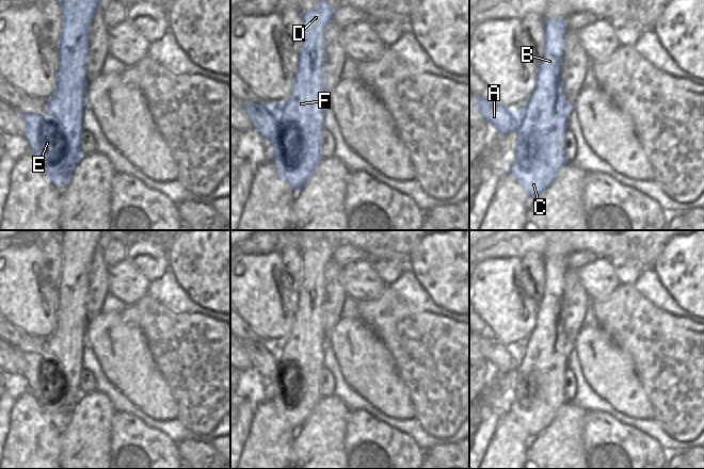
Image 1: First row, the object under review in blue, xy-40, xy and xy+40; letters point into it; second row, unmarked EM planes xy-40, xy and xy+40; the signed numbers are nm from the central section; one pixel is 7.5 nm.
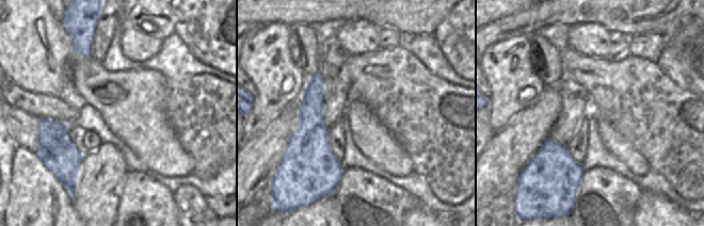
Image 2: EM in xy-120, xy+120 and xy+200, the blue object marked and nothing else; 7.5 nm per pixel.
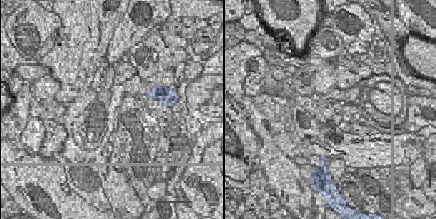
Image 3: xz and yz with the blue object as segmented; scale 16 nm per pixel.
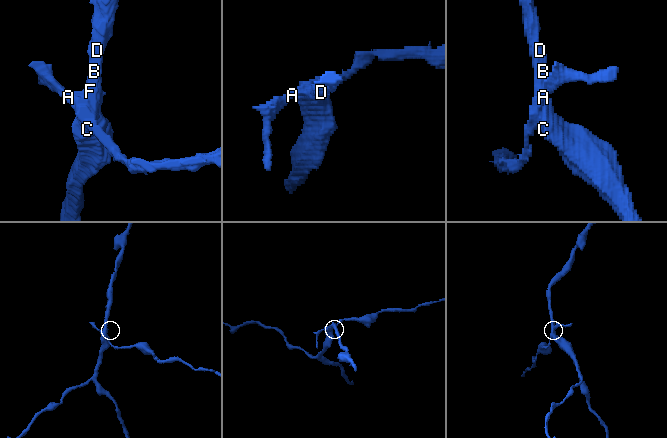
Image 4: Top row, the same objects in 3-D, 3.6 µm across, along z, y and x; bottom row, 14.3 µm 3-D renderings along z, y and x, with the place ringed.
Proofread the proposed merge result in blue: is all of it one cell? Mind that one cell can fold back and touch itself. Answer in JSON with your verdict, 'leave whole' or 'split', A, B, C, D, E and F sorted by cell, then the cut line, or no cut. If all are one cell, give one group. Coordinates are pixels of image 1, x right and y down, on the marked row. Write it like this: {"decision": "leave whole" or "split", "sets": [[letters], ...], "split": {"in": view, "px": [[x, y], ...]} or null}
{"decision": "split", "sets": [["A", "E"], ["B", "C", "D", "F"]], "split": {"in": "xy", "px": [[280, 104], [280, 120], [300, 134], [297, 165]]}}

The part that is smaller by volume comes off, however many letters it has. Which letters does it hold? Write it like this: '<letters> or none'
A, E

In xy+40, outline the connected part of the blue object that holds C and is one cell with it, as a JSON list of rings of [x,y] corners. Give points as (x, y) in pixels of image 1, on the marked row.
[[[544,18],[544,55],[538,65],[535,87],[517,110],[514,160],[508,174],[531,199],[544,193],[557,173],[567,163],[563,153],[563,134],[567,129],[567,115],[574,111],[574,106],[565,100],[561,81],[563,36],[566,29],[565,18]]]

